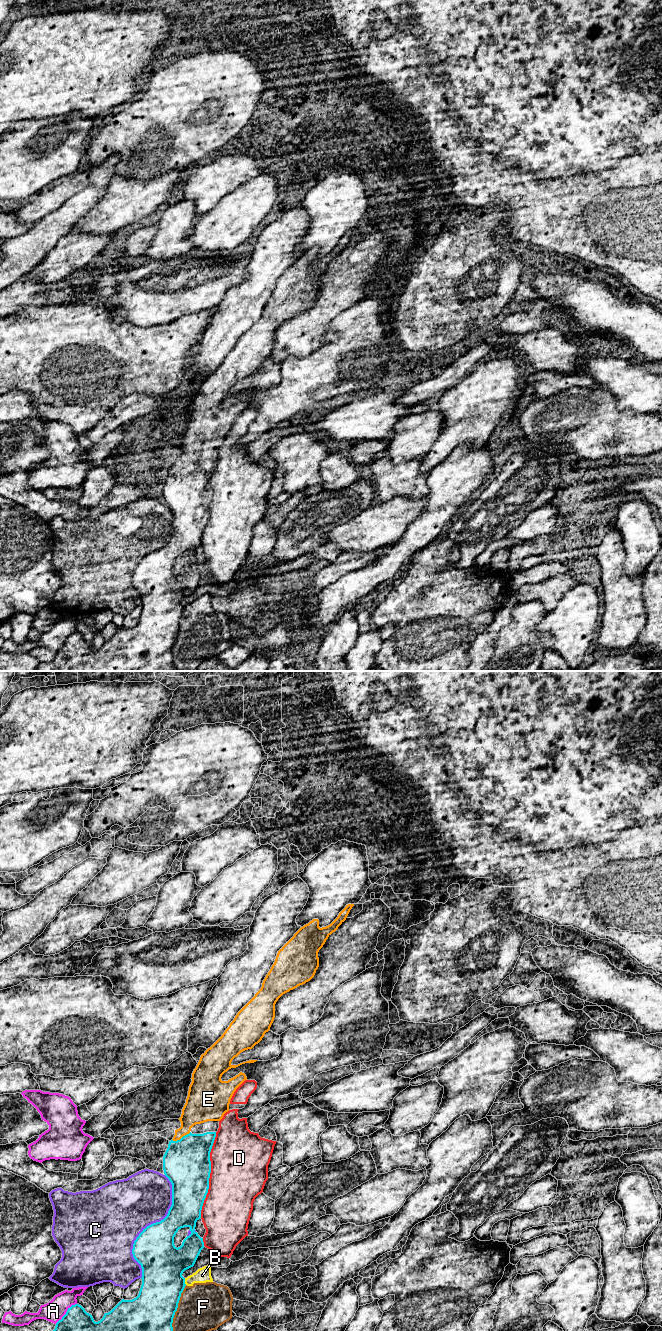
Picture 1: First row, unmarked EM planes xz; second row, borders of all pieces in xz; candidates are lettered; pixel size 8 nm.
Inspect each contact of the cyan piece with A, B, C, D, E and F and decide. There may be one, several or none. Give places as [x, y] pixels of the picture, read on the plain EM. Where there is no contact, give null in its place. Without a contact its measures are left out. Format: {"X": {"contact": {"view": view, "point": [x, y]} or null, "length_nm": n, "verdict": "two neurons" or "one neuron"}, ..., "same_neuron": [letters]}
{"A": {"contact": {"view": "xz", "point": [66, 641]}, "length_nm": 240, "verdict": "two neurons"}, "B": {"contact": {"view": "xz", "point": [184, 609]}, "length_nm": 60, "verdict": "two neurons"}, "C": {"contact": {"view": "xz", "point": [151, 552]}, "length_nm": 850, "verdict": "two neurons"}, "D": {"contact": {"view": "xz", "point": [209, 503]}, "length_nm": 700, "verdict": "two neurons"}, "E": {"contact": {"view": "xz", "point": [182, 465]}, "length_nm": 170, "verdict": "one neuron"}, "F": {"contact": {"view": "xz", "point": [174, 642]}, "length_nm": 460, "verdict": "two neurons"}, "same_neuron": ["E"]}

